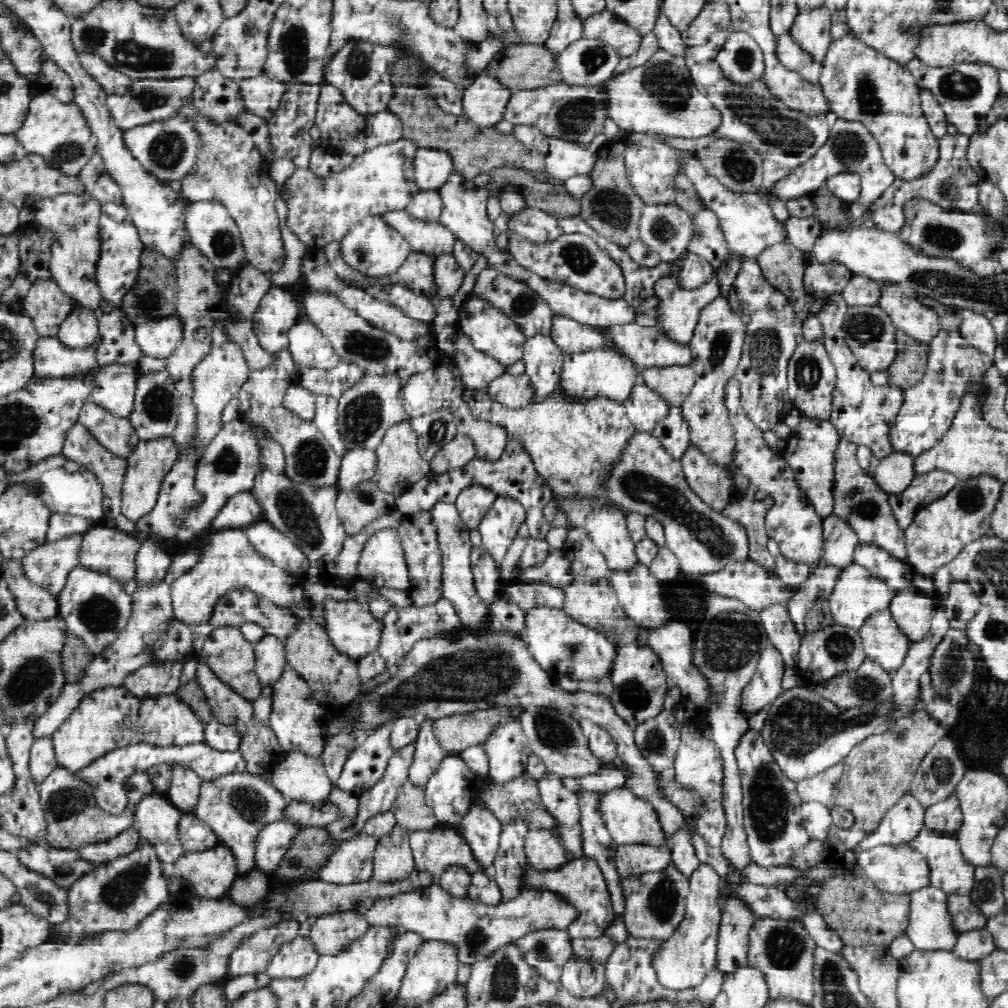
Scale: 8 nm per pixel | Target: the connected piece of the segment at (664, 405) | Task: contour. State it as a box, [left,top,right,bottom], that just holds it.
[624,384,674,433]

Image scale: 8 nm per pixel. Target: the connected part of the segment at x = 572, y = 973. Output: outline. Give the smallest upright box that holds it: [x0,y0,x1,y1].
[560,957,604,998]

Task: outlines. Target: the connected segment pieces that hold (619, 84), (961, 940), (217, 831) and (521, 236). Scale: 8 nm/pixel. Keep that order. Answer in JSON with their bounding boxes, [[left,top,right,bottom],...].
[[600,54,719,138],[951,928,996,963],[192,773,286,878],[506,208,564,246]]

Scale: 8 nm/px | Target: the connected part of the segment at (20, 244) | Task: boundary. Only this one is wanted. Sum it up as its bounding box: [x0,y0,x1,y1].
[15,221,62,288]

